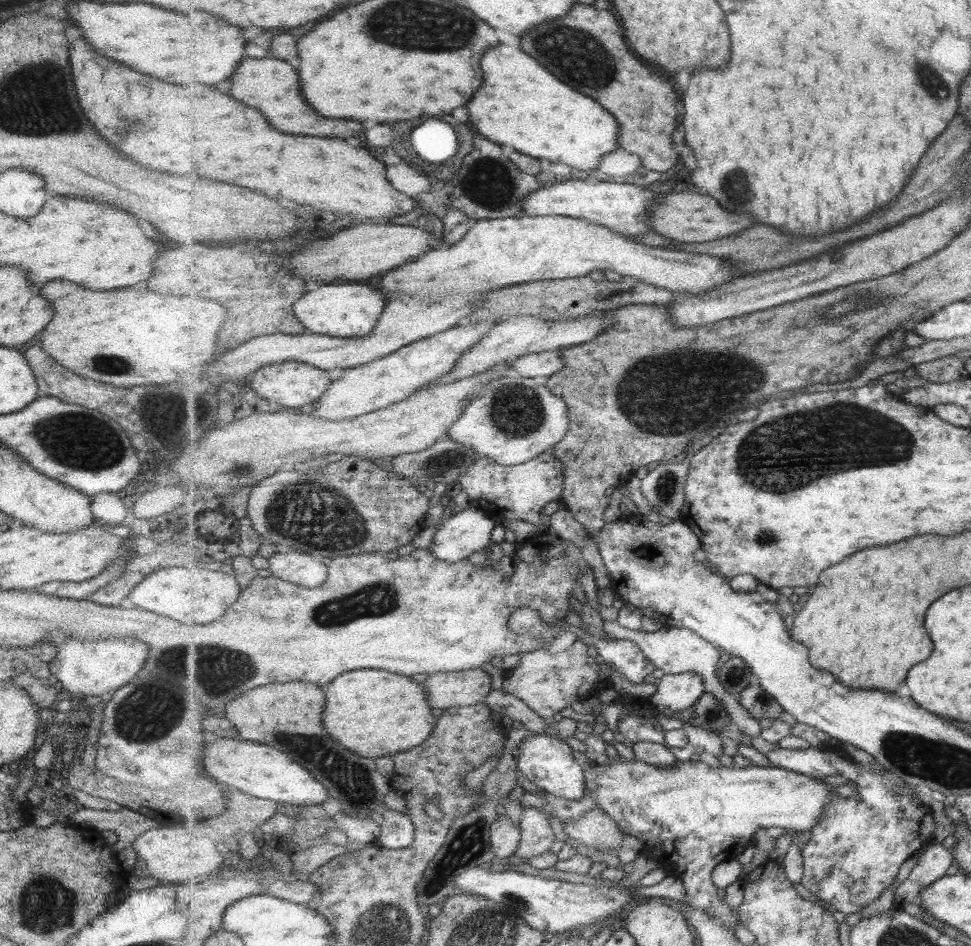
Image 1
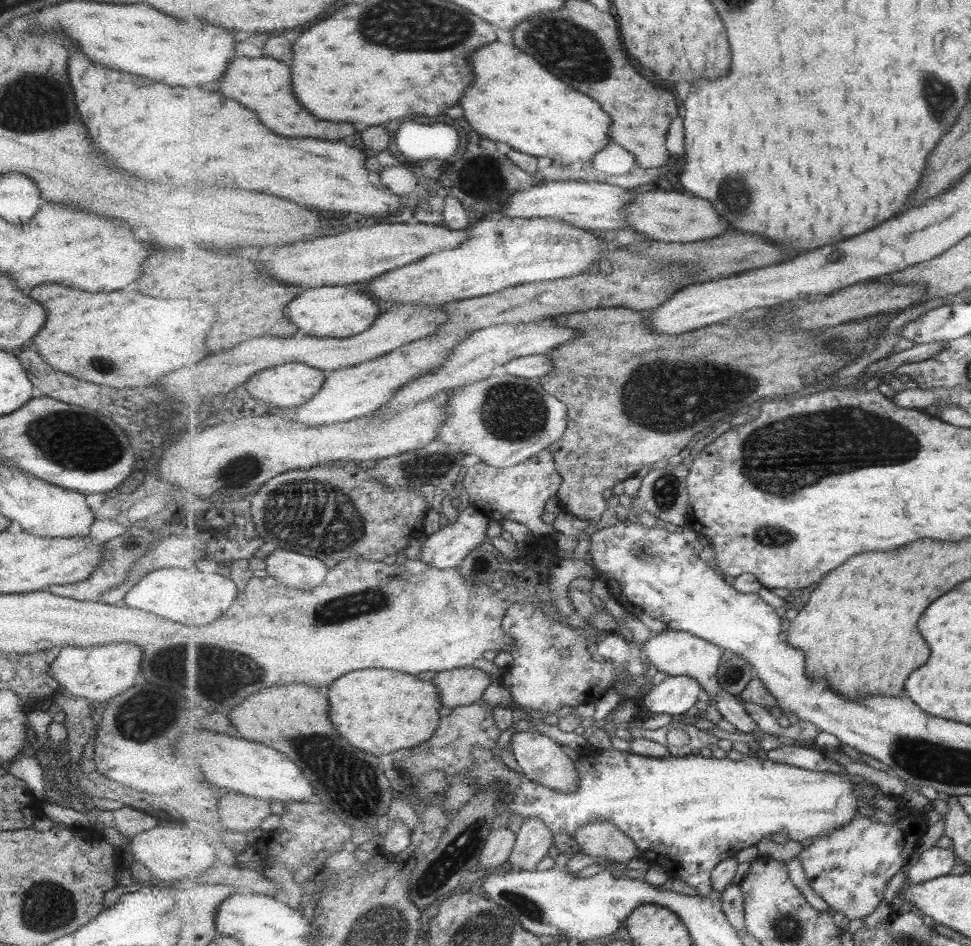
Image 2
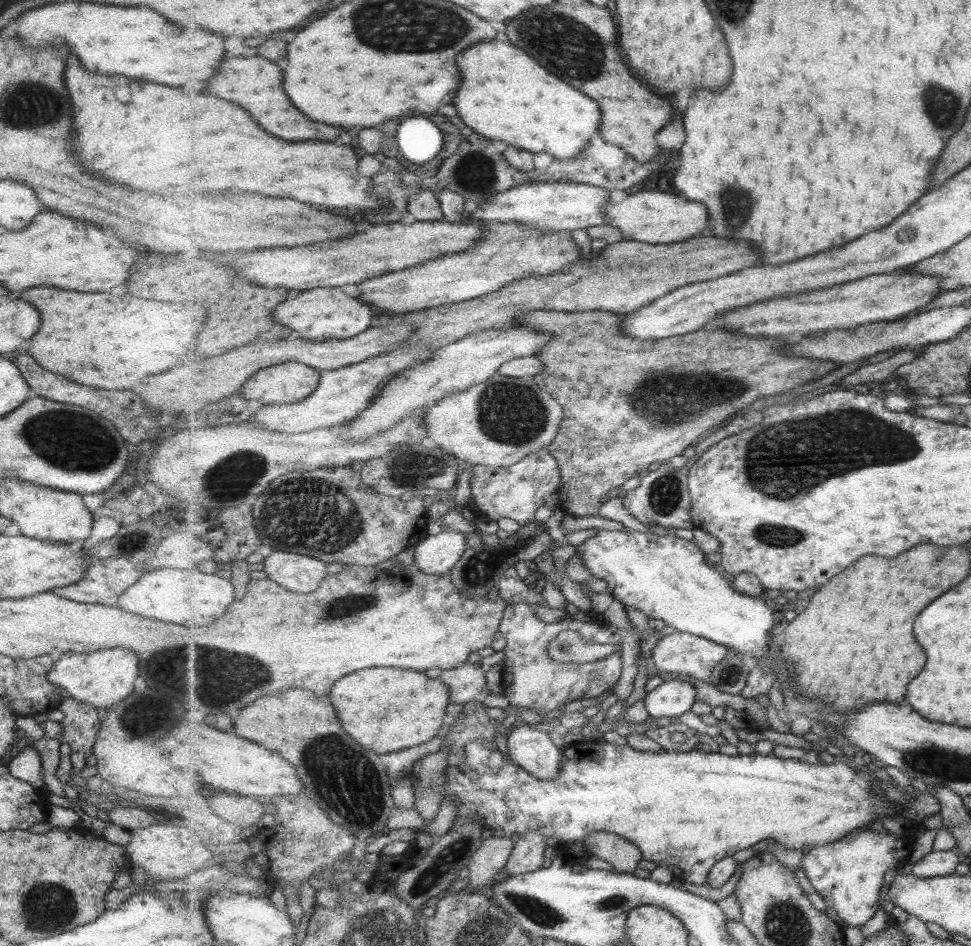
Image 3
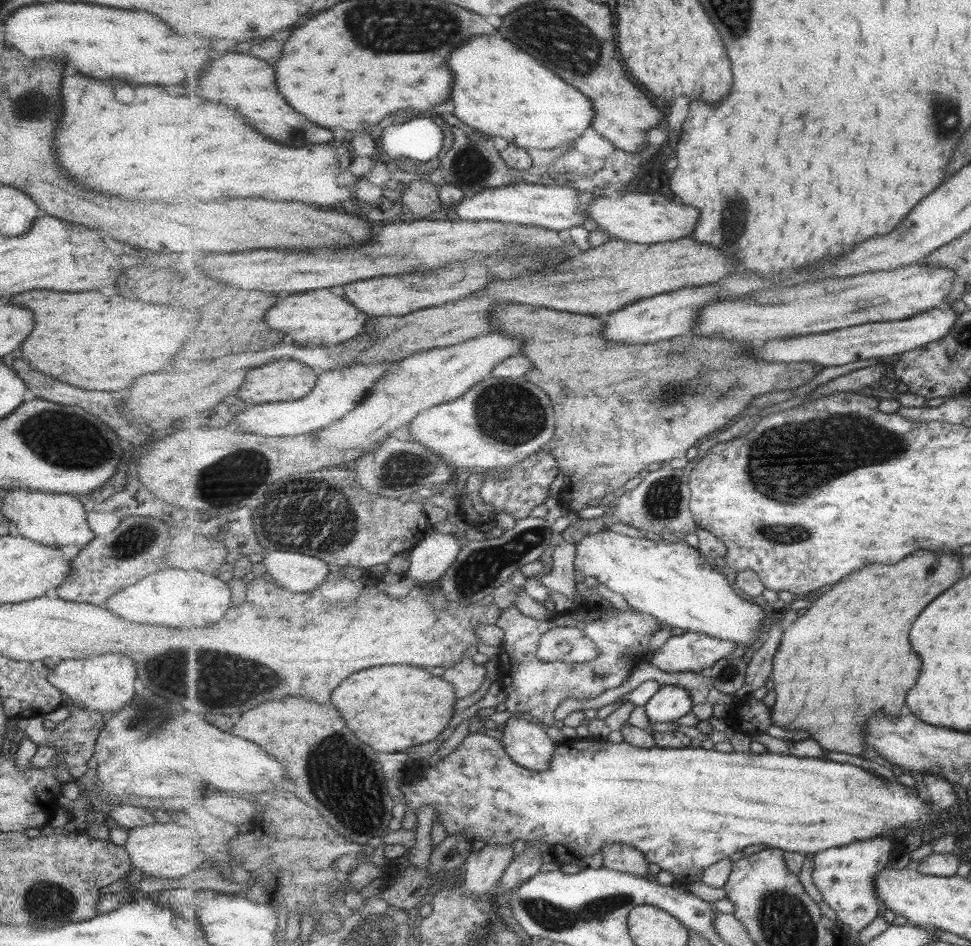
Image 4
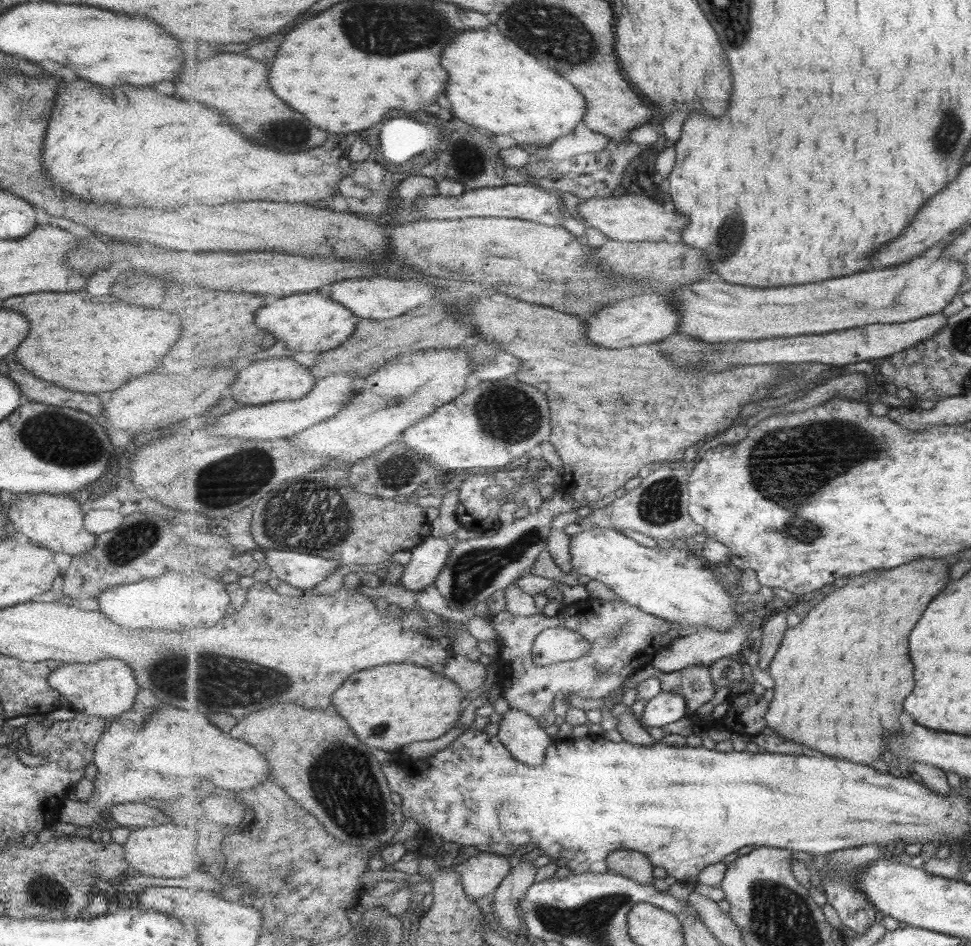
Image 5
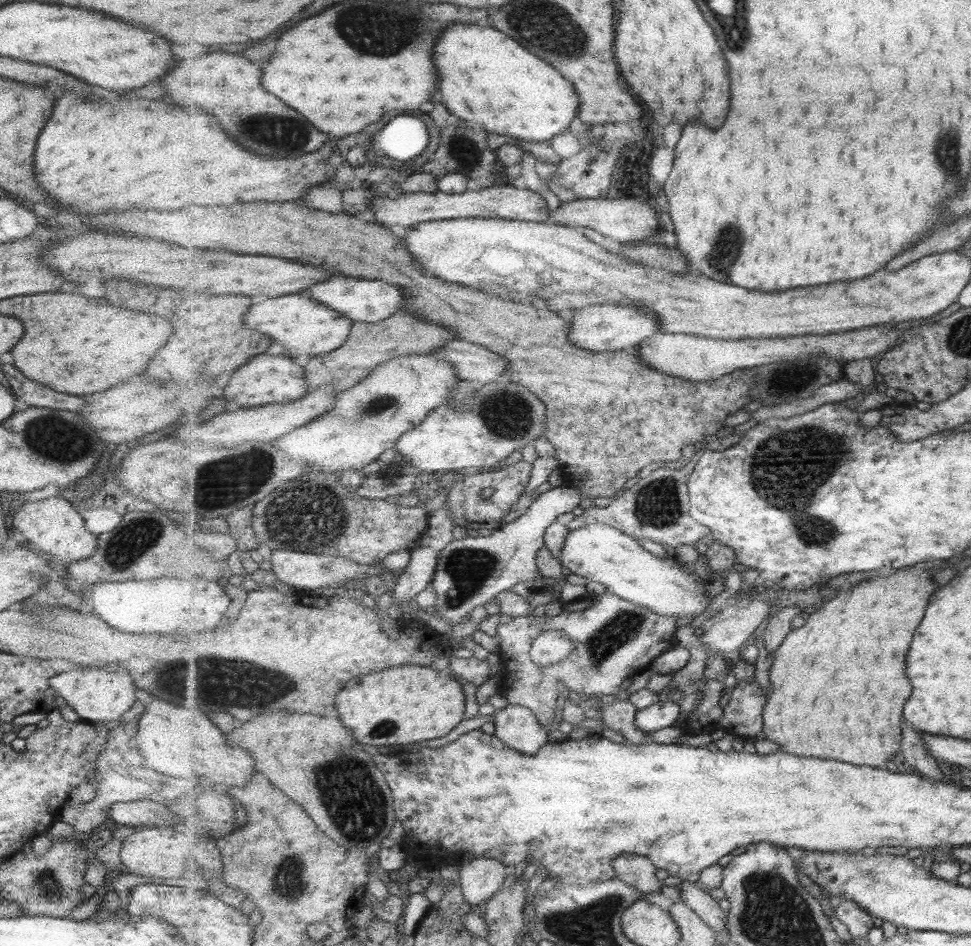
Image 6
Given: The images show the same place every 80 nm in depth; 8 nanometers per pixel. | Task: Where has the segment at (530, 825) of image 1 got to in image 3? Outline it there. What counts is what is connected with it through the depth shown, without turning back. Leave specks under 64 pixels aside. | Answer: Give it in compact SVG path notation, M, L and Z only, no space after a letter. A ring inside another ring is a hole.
M543 829L521 834L505 868L508 876L513 877L540 870L545 862L543 854L547 847L547 837Z

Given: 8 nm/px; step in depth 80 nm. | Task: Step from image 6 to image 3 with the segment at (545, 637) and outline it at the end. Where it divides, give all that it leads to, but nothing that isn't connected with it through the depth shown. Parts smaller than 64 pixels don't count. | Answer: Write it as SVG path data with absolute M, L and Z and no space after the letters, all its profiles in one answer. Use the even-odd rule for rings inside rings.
M577 631L560 632L549 644L550 657L561 661L595 662L611 656L613 653L622 652L622 645L593 644Z

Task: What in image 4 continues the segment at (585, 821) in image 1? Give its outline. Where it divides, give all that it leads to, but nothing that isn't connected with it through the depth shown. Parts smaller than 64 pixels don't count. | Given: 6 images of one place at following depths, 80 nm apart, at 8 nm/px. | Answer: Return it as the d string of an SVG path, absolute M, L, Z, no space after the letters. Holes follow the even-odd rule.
M625 843L605 844L601 851L604 858L604 867L617 870L637 877L647 876L649 861L639 850Z

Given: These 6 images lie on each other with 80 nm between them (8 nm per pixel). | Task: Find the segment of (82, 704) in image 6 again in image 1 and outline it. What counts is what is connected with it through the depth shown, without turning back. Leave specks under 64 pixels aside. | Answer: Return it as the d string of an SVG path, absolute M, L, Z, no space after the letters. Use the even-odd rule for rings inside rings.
M66 637L64 640L58 641L57 645L59 646L58 651L48 665L49 672L58 679L58 688L63 695L85 696L87 699L93 696L98 697L103 692L117 690L127 684L141 670L147 656L147 646L133 637L90 639L89 642Z

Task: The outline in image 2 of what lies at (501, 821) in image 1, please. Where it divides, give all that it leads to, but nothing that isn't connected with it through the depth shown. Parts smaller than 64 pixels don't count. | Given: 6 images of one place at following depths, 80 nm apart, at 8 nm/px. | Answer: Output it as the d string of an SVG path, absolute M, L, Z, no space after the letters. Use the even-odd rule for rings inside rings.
M507 825L493 829L489 833L487 848L481 854L481 867L492 871L510 861L518 835L513 834Z

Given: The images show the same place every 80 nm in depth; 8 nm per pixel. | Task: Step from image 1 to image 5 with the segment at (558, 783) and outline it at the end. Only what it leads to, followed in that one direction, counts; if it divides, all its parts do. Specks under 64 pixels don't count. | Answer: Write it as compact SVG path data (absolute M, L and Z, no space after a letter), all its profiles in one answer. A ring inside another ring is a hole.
M511 708L502 715L497 735L516 759L533 766L543 764L555 742L533 715Z

